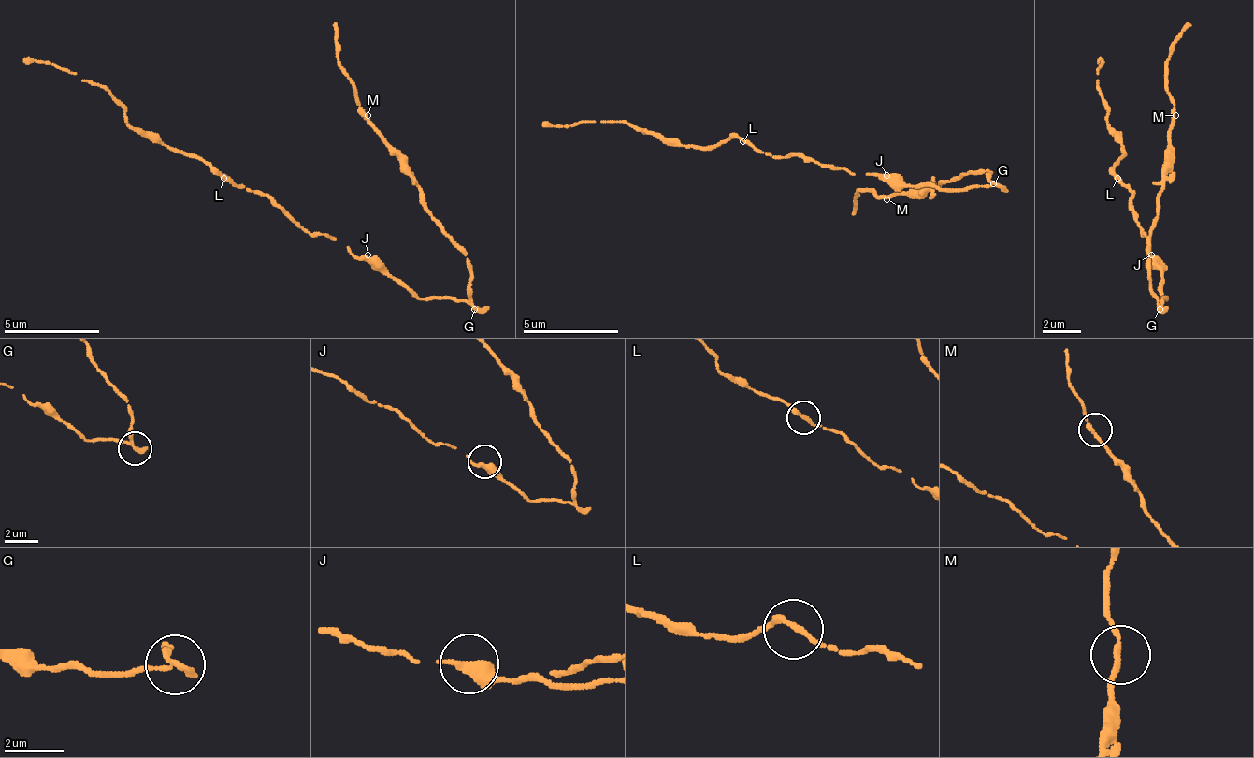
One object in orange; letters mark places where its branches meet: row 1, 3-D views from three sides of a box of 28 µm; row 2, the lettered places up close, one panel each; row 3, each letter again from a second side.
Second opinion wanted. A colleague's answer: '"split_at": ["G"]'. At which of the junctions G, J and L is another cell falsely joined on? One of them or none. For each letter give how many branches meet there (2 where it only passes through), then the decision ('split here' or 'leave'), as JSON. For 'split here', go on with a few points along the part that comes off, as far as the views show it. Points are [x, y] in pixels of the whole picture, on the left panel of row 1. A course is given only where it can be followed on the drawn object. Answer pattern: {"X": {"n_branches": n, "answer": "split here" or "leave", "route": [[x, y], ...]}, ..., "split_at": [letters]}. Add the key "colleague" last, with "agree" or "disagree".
{"G": {"n_branches": 2, "answer": "split here", "route": [[473, 307], [464, 250], [363, 110], [338, 63], [334, 24]]}, "J": {"n_branches": 1, "answer": "leave"}, "L": {"n_branches": 2, "answer": "leave"}, "split_at": ["G"], "colleague": "agree"}

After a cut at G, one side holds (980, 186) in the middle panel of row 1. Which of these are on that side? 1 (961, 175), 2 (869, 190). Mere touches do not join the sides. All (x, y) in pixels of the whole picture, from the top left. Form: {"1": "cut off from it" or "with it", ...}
{"1": "cut off from it", "2": "cut off from it"}

